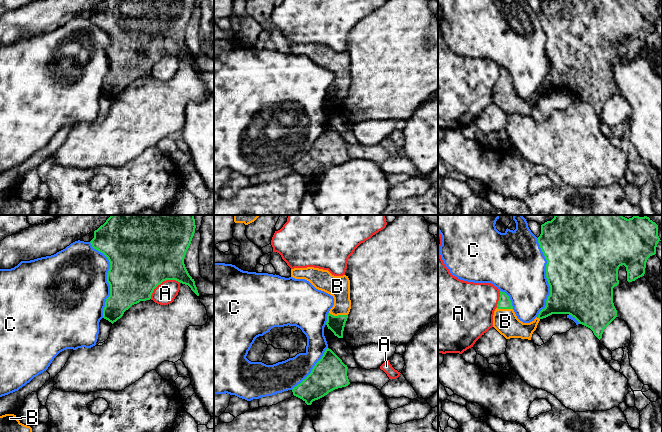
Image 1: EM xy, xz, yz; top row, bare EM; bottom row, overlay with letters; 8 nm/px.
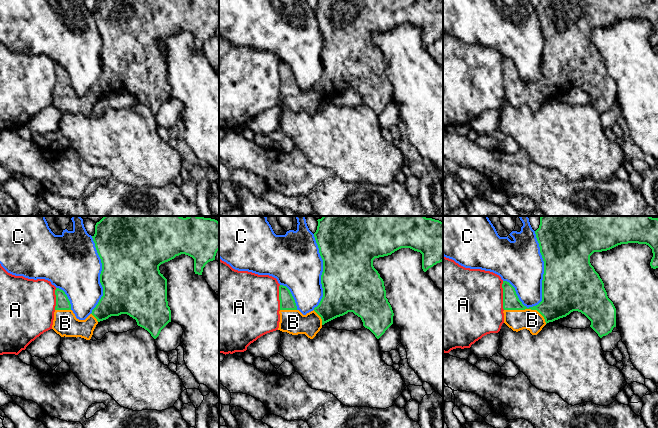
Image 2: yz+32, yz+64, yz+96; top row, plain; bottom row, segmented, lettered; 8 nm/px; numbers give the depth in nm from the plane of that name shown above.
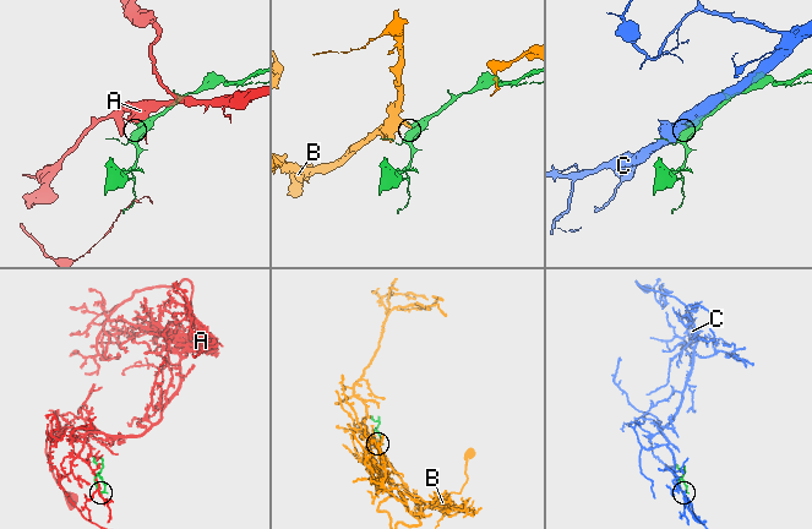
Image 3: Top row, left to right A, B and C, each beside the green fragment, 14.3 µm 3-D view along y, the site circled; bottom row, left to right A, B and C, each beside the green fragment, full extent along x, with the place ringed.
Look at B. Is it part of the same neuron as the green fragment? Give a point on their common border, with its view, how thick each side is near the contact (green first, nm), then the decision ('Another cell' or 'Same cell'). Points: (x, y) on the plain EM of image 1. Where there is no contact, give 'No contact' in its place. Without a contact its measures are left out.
Touches green at xz (338, 91). Thickness 140 nm (green) against 180 nm. Same cell

